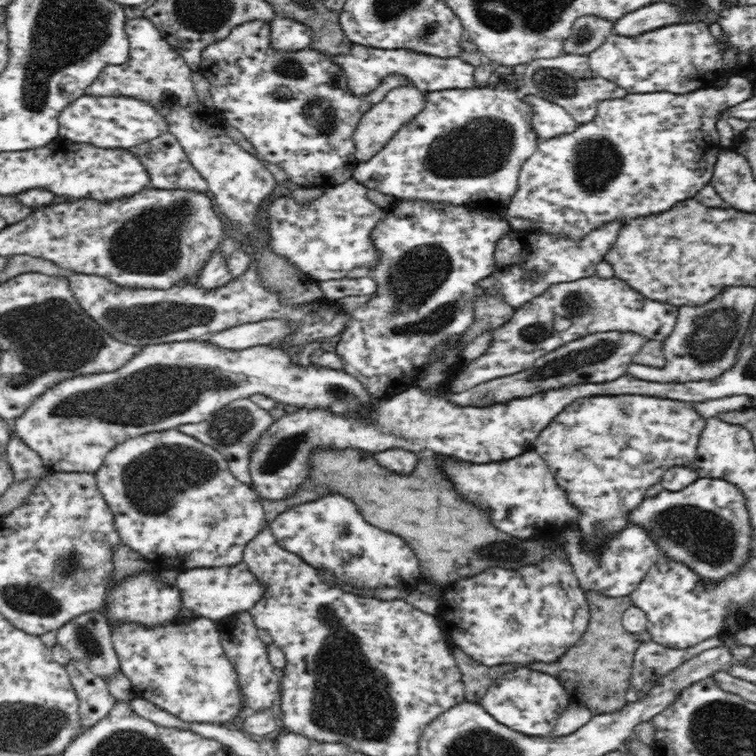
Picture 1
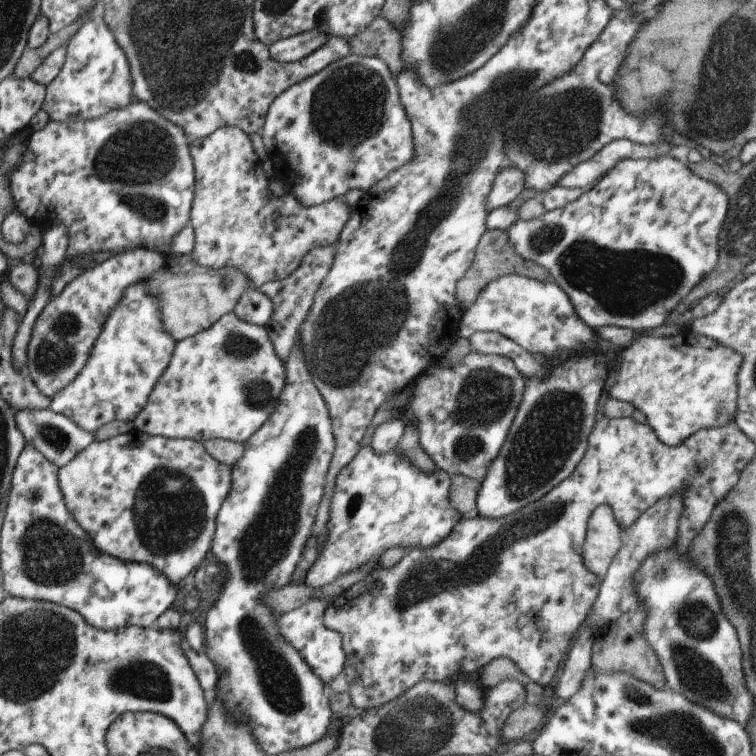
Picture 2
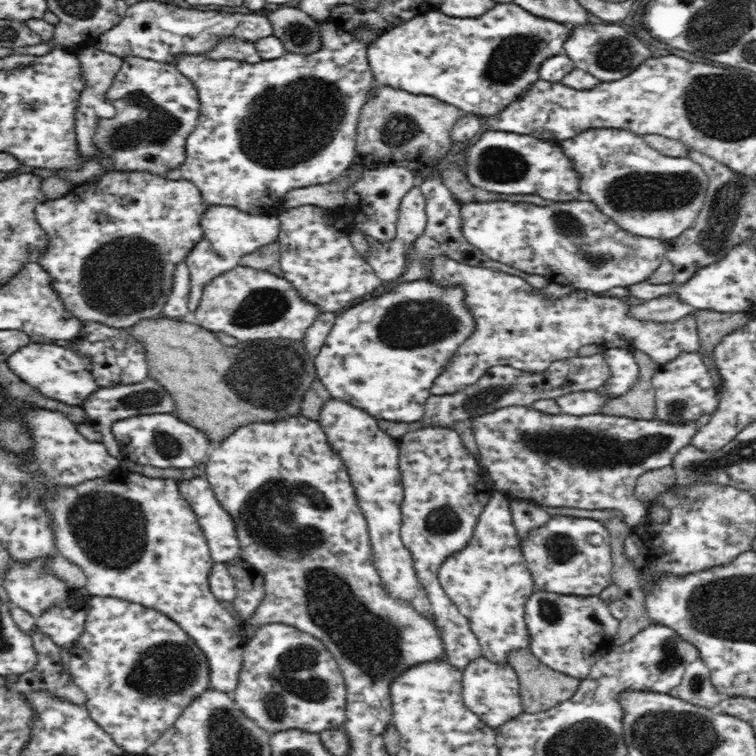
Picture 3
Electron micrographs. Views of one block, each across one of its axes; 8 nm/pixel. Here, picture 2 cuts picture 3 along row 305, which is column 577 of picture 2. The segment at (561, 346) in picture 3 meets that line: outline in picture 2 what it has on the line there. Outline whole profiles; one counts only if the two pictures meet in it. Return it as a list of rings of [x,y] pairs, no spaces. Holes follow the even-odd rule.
[[[602,417],[599,421],[595,421],[593,428],[589,436],[587,436],[587,450],[583,454],[583,458],[575,466],[575,470],[571,474],[562,480],[558,485],[553,487],[547,494],[544,494],[540,499],[526,504],[523,508],[511,512],[509,516],[503,516],[501,518],[483,518],[483,516],[473,516],[473,518],[466,518],[461,515],[461,520],[453,526],[451,534],[447,534],[447,538],[443,538],[441,542],[435,542],[435,546],[429,546],[429,548],[411,548],[407,554],[391,568],[381,568],[376,563],[363,580],[352,584],[341,596],[335,598],[326,606],[321,622],[325,628],[331,629],[339,634],[341,638],[341,644],[343,654],[345,656],[345,662],[343,662],[343,668],[340,672],[333,677],[333,680],[328,683],[326,687],[327,692],[330,694],[349,694],[352,706],[362,708],[363,710],[369,708],[377,708],[381,704],[385,704],[390,700],[393,700],[395,696],[399,696],[401,692],[405,691],[410,686],[413,686],[419,681],[446,681],[459,674],[459,672],[475,674],[482,666],[485,666],[488,662],[495,658],[507,658],[517,666],[521,672],[530,679],[531,682],[539,684],[539,686],[545,686],[549,684],[553,676],[556,673],[557,667],[561,658],[569,647],[571,634],[579,628],[579,624],[587,616],[587,613],[592,608],[592,604],[596,599],[599,587],[600,579],[591,574],[585,566],[583,566],[583,558],[581,558],[581,546],[583,546],[583,540],[585,540],[585,530],[587,530],[587,519],[593,509],[599,504],[607,504],[612,508],[612,515],[620,529],[631,526],[640,514],[643,514],[649,506],[653,506],[655,502],[659,502],[663,496],[671,496],[675,492],[681,492],[683,498],[683,510],[681,510],[681,516],[677,522],[677,530],[675,541],[675,552],[685,556],[687,550],[689,550],[690,544],[697,536],[697,533],[705,526],[705,522],[711,514],[711,510],[714,509],[715,504],[727,496],[727,492],[739,482],[741,478],[741,472],[749,460],[754,457],[755,444],[745,438],[745,434],[735,426],[734,421],[729,422],[727,426],[720,426],[717,428],[701,429],[691,434],[687,440],[683,440],[679,446],[665,446],[659,439],[653,434],[651,428],[647,428],[639,422],[635,422],[631,417],[621,418],[605,418]]]

